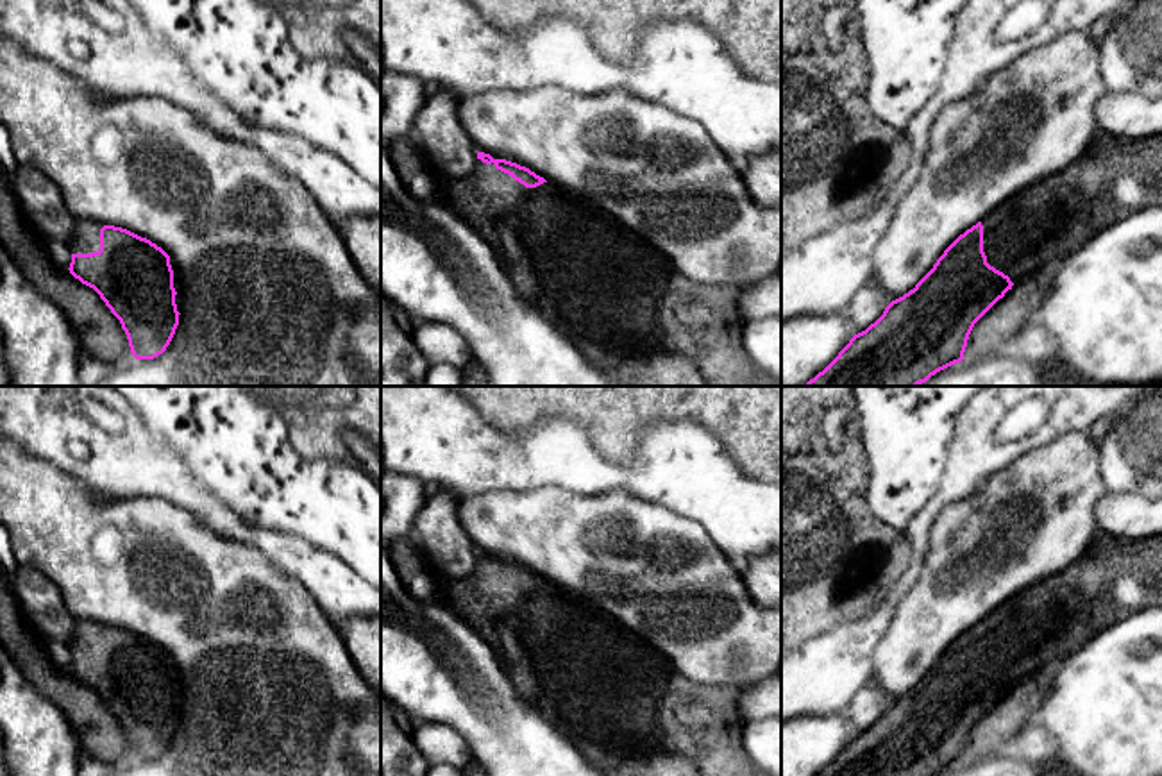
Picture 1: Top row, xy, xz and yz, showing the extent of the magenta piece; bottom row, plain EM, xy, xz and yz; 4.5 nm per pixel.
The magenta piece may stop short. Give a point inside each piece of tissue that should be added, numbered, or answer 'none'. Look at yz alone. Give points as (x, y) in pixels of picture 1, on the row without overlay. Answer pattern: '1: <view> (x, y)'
1: yz (1032, 632)

